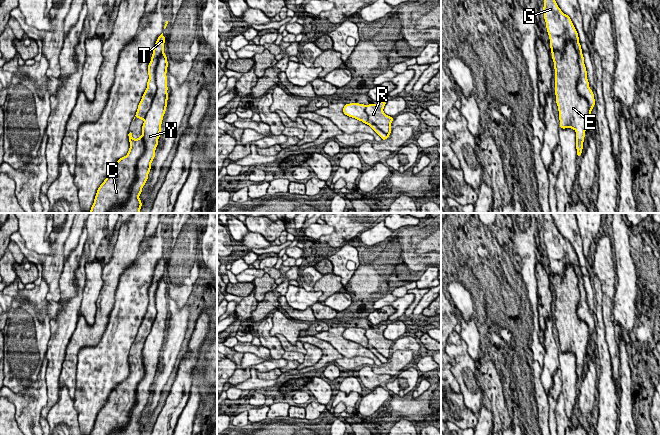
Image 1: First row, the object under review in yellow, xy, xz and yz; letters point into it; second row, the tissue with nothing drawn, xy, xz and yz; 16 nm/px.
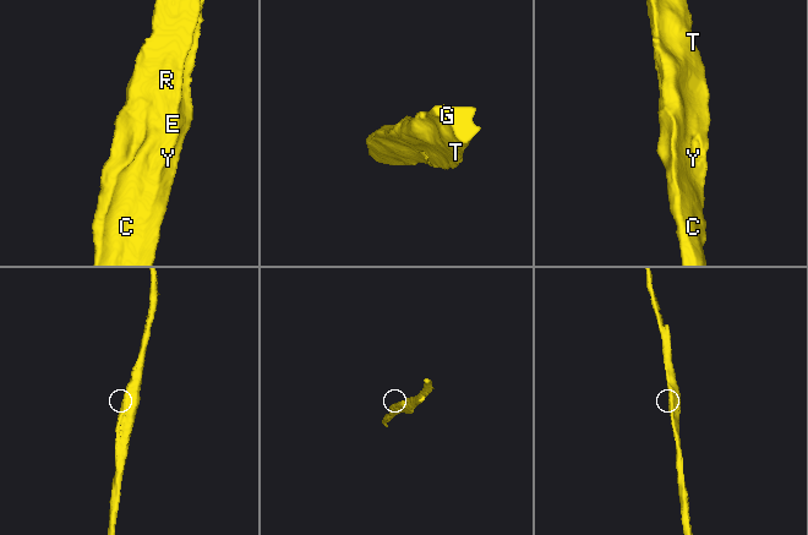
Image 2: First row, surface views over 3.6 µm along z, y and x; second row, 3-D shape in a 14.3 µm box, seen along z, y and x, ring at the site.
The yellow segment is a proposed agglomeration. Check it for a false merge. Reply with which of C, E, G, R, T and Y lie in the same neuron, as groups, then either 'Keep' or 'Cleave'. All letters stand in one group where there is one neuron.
Groups: C G T / E R Y. Cleave

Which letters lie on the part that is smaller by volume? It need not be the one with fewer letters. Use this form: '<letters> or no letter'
E, R, Y

